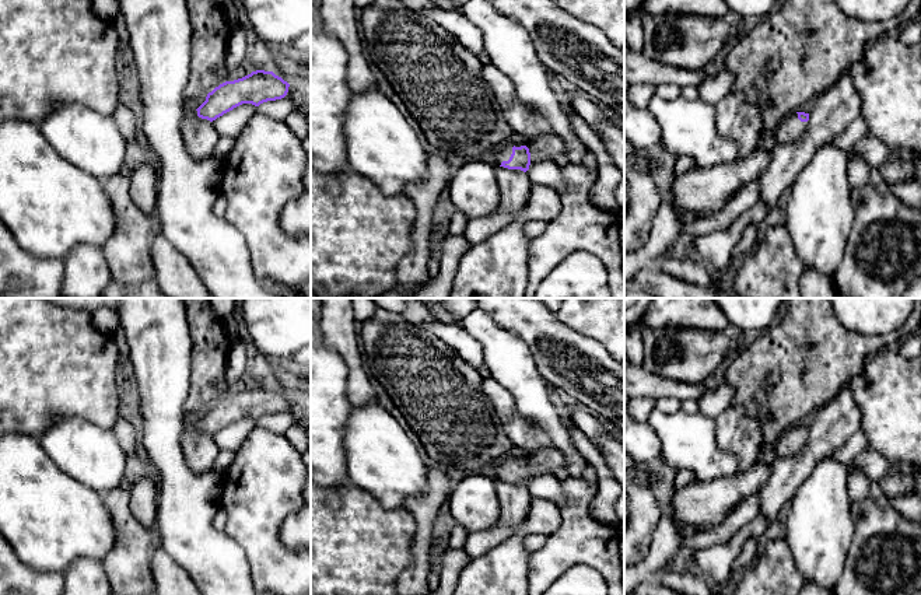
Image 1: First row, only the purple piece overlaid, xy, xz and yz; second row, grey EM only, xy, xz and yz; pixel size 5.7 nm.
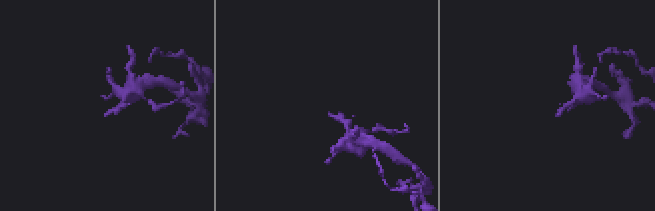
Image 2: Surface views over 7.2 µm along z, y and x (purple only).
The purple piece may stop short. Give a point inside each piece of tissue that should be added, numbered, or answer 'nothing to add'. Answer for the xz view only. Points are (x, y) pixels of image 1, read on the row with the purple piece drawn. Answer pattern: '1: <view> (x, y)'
1: xz (503, 153)

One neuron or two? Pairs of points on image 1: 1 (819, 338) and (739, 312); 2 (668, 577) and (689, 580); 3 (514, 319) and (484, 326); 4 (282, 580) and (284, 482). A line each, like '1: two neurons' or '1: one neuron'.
1: two neurons
2: one neuron
3: two neurons
4: one neuron

